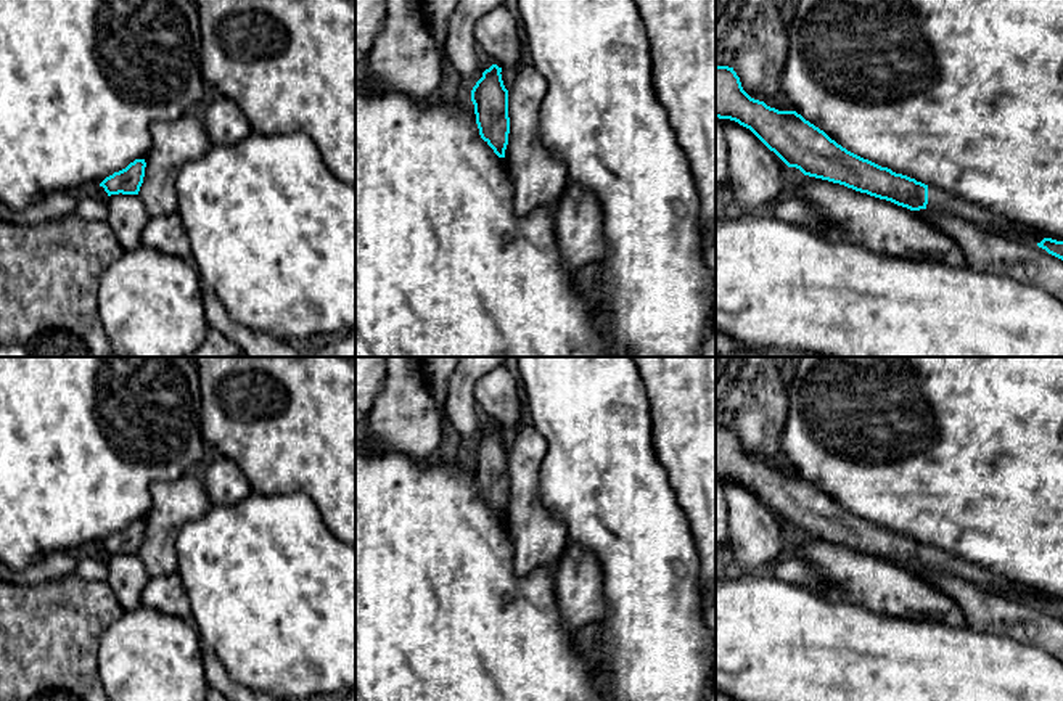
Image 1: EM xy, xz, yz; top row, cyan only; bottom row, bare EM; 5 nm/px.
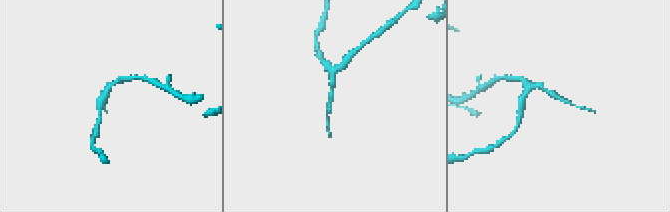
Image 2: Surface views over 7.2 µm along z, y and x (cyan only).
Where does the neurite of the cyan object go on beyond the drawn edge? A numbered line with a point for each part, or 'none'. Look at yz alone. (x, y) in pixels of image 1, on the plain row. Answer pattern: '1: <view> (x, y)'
1: yz (938, 560)

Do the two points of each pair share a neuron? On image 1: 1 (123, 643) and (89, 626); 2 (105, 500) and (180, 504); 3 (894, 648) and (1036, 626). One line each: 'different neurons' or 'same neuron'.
1: different neurons
2: different neurons
3: different neurons

